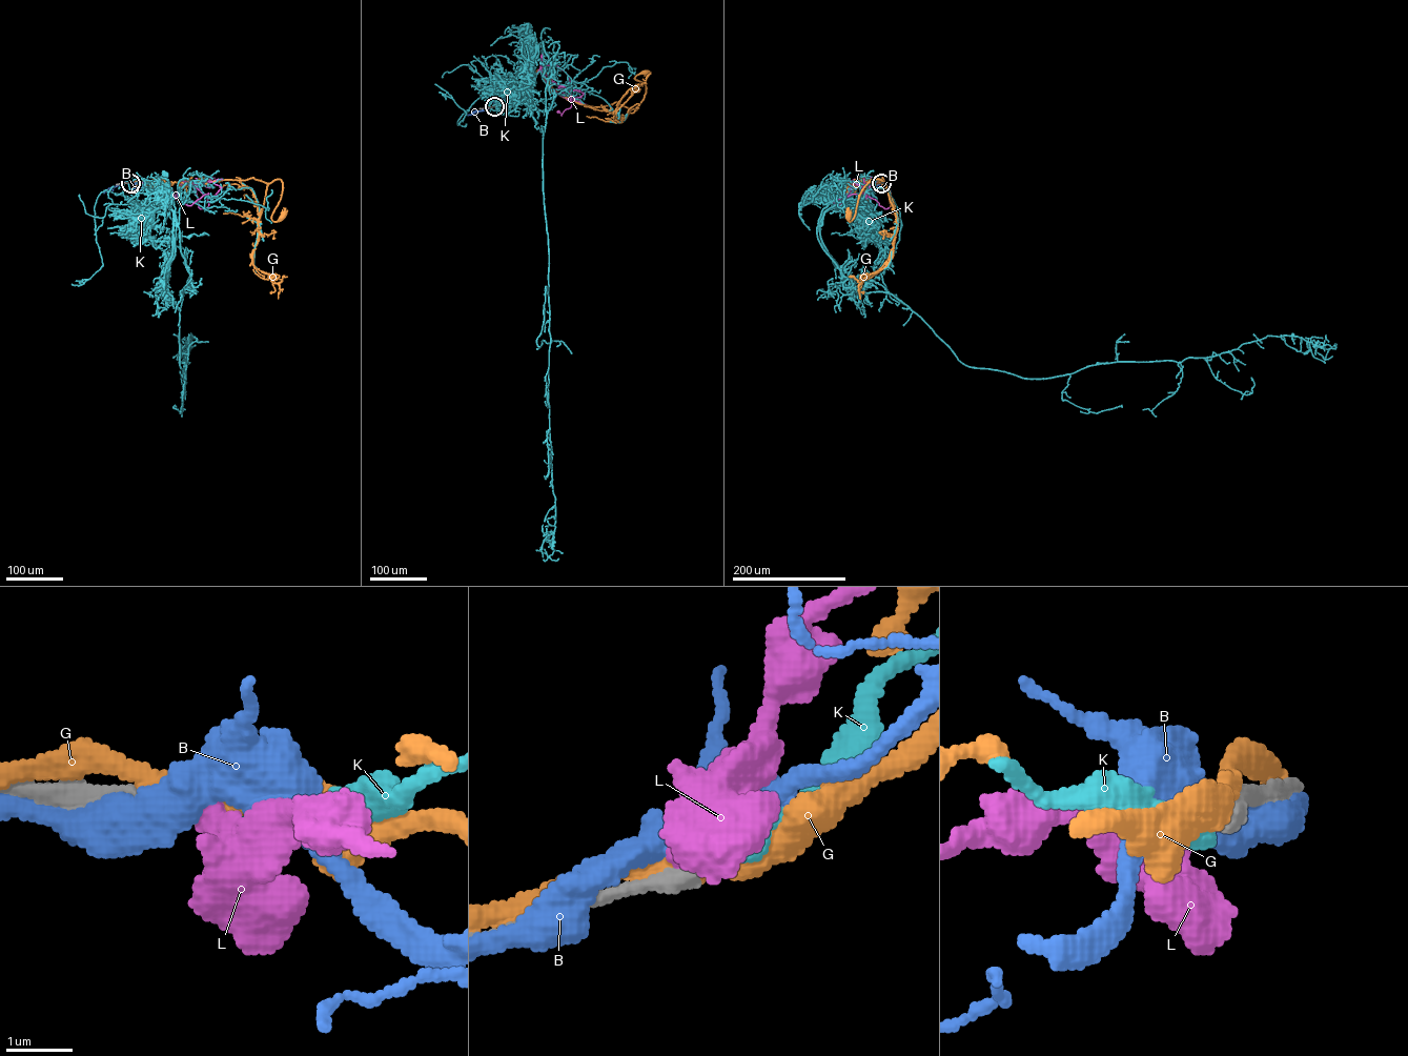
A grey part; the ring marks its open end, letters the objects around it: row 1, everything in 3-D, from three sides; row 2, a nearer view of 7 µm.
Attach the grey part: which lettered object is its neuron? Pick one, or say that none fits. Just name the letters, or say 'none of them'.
K

